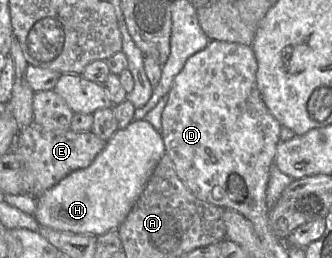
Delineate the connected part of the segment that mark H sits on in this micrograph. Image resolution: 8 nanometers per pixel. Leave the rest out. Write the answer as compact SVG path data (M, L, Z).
M144 119L133 120L114 133L88 167L71 172L37 197L33 216L41 226L59 231L99 236L117 230L164 153L161 133Z

